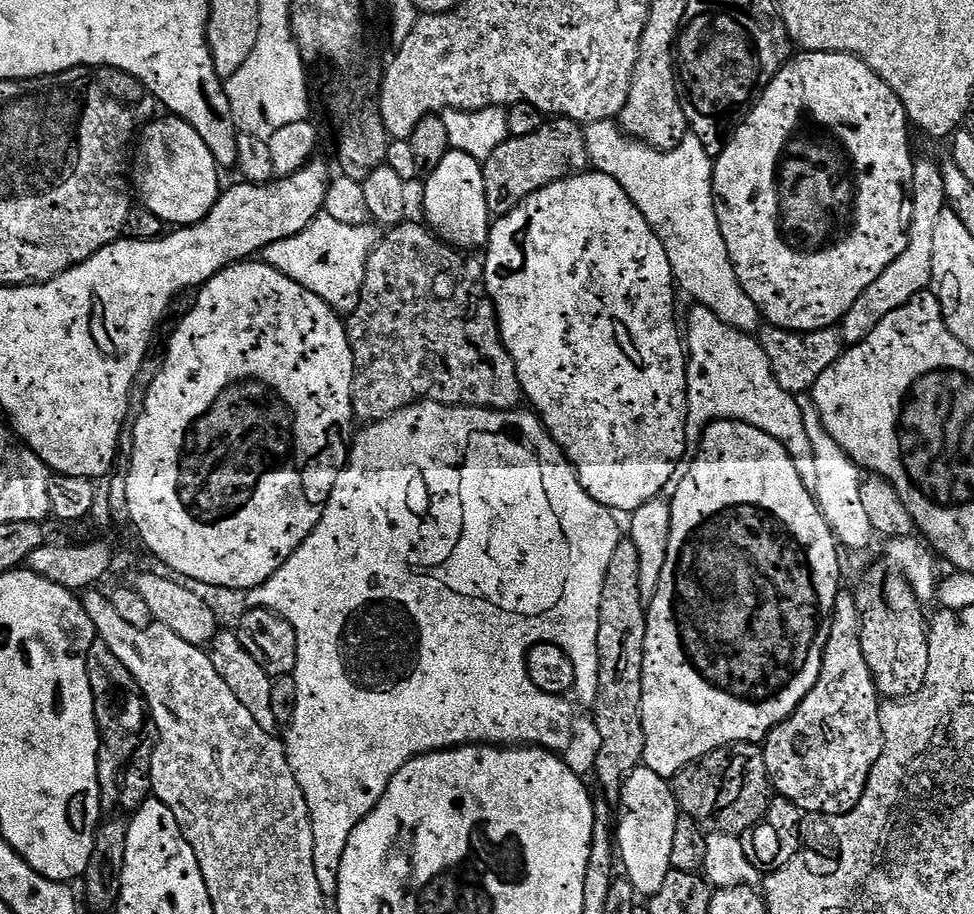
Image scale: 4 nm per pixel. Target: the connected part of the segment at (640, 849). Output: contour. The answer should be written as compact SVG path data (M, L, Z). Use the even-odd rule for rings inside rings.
M638 767L624 779L624 789L620 791L619 807L624 807L624 813L619 813L618 827L614 832L614 840L618 845L618 860L624 864L623 875L634 886L641 897L651 898L662 890L662 882L666 882L666 874L673 871L670 862L670 850L674 846L674 826L682 815L677 803L673 785L665 777L654 774L654 770Z

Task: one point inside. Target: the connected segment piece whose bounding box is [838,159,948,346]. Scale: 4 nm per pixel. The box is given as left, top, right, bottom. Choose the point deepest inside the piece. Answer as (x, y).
(910, 273)

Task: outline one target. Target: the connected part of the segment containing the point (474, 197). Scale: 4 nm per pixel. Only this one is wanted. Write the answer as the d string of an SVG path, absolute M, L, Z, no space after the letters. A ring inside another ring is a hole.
M449 150L446 158L438 162L438 170L430 173L423 183L423 219L427 227L445 244L457 250L483 249L488 243L490 213L486 206L486 186L481 161L470 158L470 154Z

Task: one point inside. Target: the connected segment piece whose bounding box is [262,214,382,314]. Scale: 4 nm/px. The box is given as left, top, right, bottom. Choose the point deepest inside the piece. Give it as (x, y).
(329, 258)

